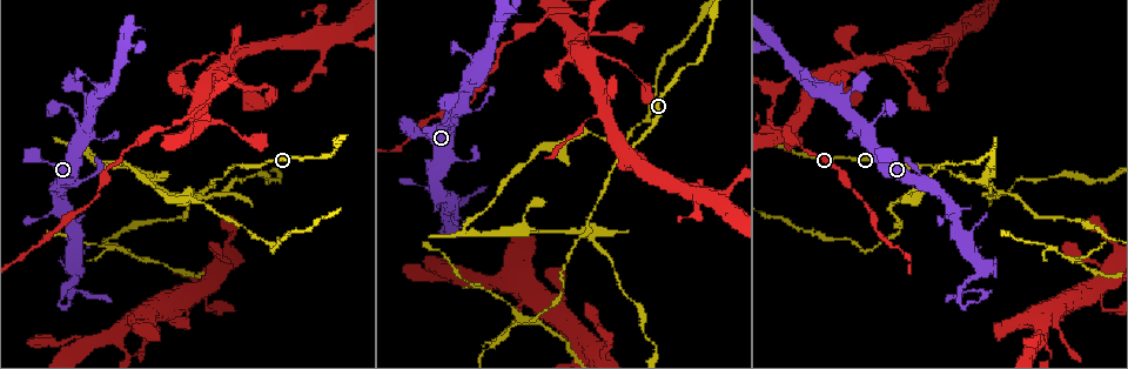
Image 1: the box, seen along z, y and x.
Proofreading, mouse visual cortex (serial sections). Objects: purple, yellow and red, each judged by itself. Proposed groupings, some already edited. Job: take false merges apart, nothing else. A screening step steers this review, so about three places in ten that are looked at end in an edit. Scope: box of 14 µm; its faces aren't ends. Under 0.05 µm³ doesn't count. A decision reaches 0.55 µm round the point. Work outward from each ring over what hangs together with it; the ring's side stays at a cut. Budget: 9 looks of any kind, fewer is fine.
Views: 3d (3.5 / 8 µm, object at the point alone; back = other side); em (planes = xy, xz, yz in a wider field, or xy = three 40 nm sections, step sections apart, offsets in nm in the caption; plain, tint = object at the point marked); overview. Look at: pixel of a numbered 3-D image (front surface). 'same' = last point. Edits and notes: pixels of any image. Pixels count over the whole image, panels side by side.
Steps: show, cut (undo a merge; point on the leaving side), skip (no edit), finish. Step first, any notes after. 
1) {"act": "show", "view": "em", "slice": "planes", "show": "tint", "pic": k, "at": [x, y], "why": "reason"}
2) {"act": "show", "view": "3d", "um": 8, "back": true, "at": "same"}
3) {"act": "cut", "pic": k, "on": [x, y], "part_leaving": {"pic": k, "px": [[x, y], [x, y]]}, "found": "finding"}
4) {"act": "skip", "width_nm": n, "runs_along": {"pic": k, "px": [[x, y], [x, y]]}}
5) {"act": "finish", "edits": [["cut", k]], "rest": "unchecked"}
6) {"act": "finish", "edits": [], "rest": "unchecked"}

{"act": "show", "view": "3d", "um": 8, "pic": 1, "at": [585, 59], "why": "four or more arms meet"}

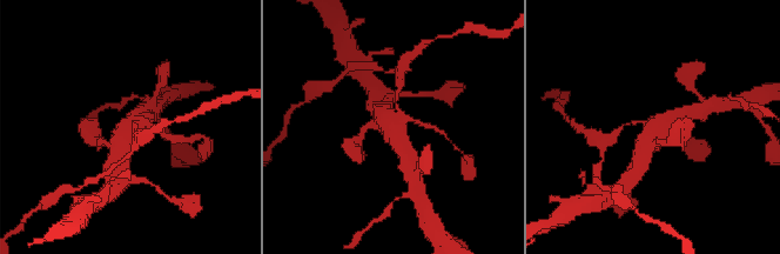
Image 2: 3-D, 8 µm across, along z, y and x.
{"act": "show", "view": "3d", "um": 3.5, "pic": 2, "at": [392, 121], "why": "zoom in"}

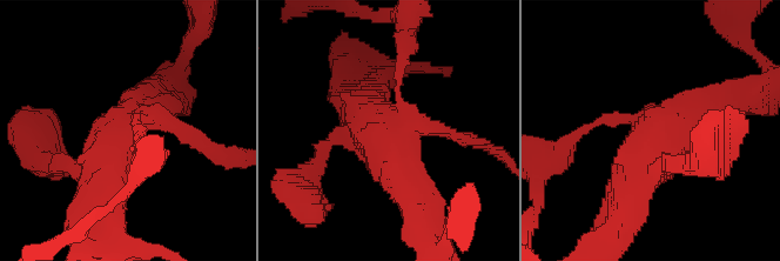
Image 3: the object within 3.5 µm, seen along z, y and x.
{"act": "show", "view": "em", "slice": "planes", "show": "tint", "pic": 3, "at": [123, 129], "arms": 4, "arm_widths_nm": [100, 200, 450, 500], "why": "need the tissue"}

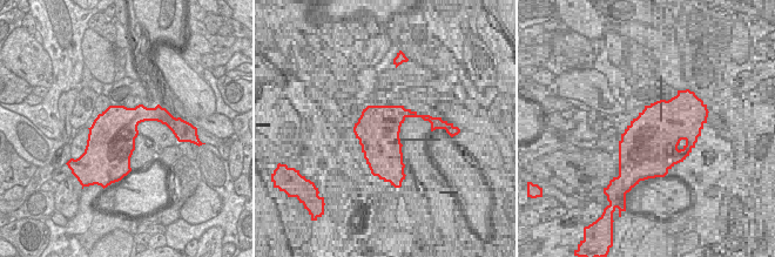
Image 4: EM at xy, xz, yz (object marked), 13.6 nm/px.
{"act": "cut", "pic": 3, "on": [680, 105], "width_nm": 650, "part_leaving": {"pic": 3, "px": [[606, 122], [672, 129], [703, 112]]}, "found": "a second cell is stuck on"}

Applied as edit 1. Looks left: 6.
{"act": "show", "view": "3d", "um": 3.5, "pic": 1, "at": [995, 189], "why": "thin neck"}

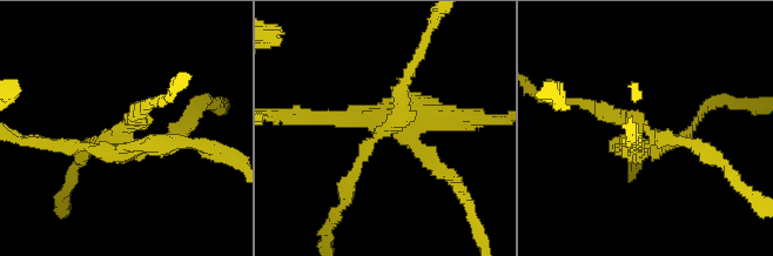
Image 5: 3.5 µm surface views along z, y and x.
{"act": "cut", "pic": 5, "on": [150, 143], "part_leaving": {"pic": 5, "px": [[115, 148], [21, 141]]}, "found": "two cells meet here"}

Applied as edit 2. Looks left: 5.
{"act": "show", "view": "3d", "um": 8, "back": true, "pic": 1, "at": [1045, 219], "why": "thin neck"}

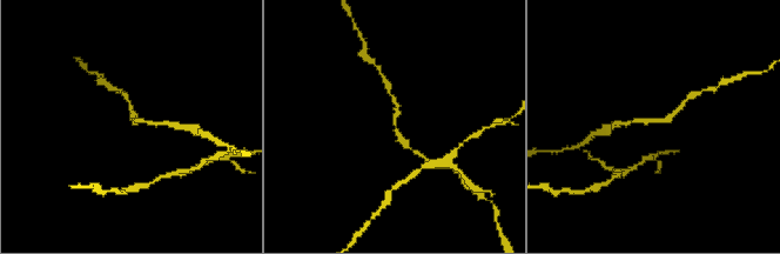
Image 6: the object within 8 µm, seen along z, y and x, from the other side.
{"act": "show", "view": "em", "slice": "xy", "step": 5, "show": "tint", "pic": 6, "at": [393, 124], "arm_widths_nm": [150, 200]}

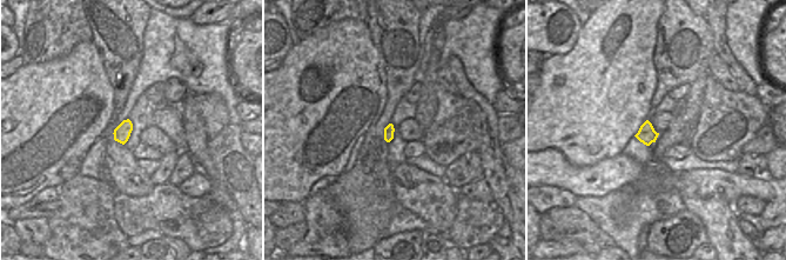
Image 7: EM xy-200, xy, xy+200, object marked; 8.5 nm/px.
{"act": "skip", "runs_along": {"pic": 6, "px": [[392, 97], [398, 139], [412, 151]]}, "found": "all the same cell"}

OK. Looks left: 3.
{"act": "show", "view": "3d", "um": 3.5, "pic": 1, "at": [960, 308], "why": "abrupt turn"}

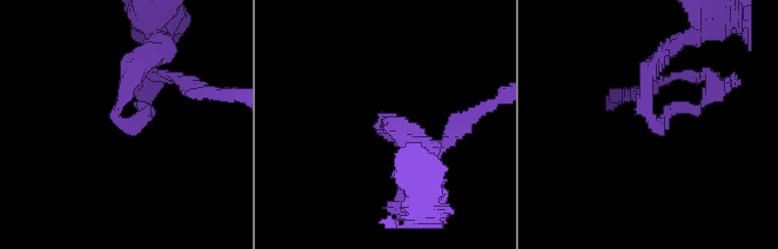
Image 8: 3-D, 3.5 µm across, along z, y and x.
{"act": "show", "view": "em", "slice": "xy", "step": 1, "show": "tint", "pic": 8, "at": [121, 122], "arm_widths_nm": [150, 250], "why": "now the EM"}

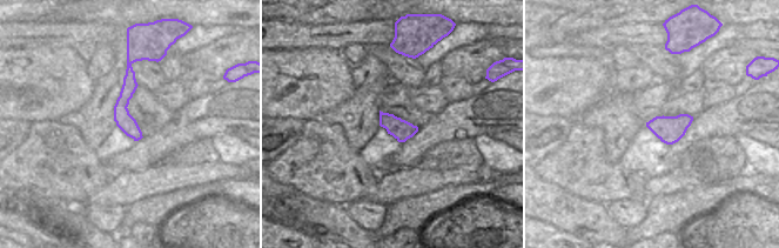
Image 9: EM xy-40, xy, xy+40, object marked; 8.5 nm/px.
{"act": "cut", "pic": 8, "on": [693, 109], "part_leaving": {"pic": 8, "px": [[125, 125], [143, 118], [158, 78]]}, "found": "a second cell is stuck on"}

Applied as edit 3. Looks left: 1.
{"act": "finish", "edits": [["cut", 3], ["cut", 5], ["cut", 8]], "rest": "unchecked"}

